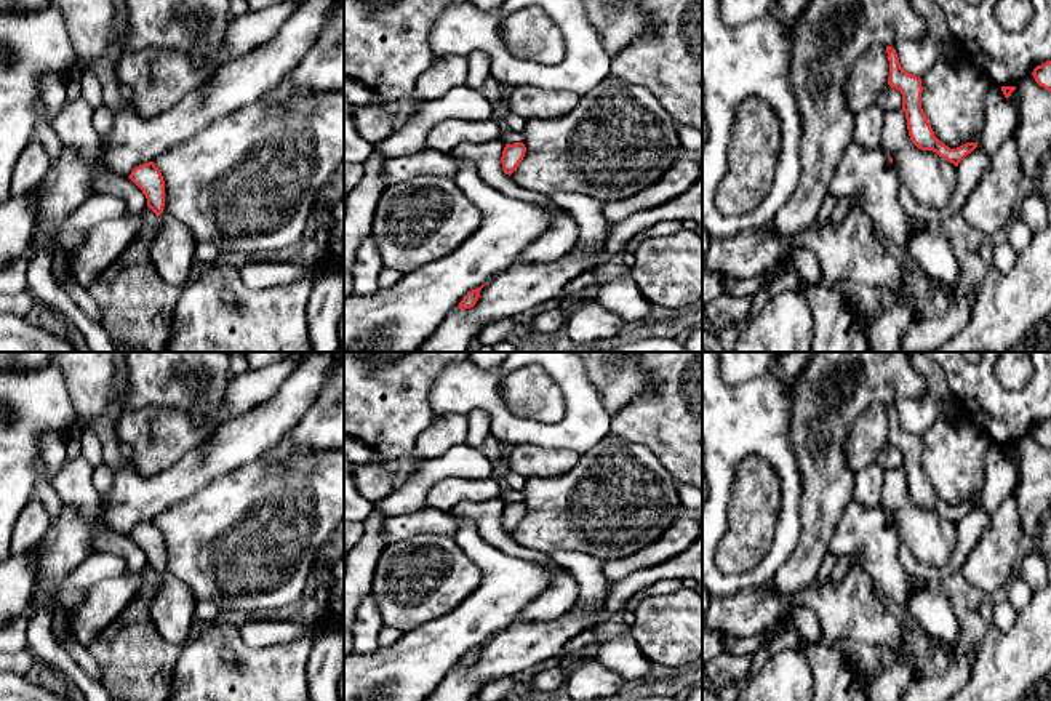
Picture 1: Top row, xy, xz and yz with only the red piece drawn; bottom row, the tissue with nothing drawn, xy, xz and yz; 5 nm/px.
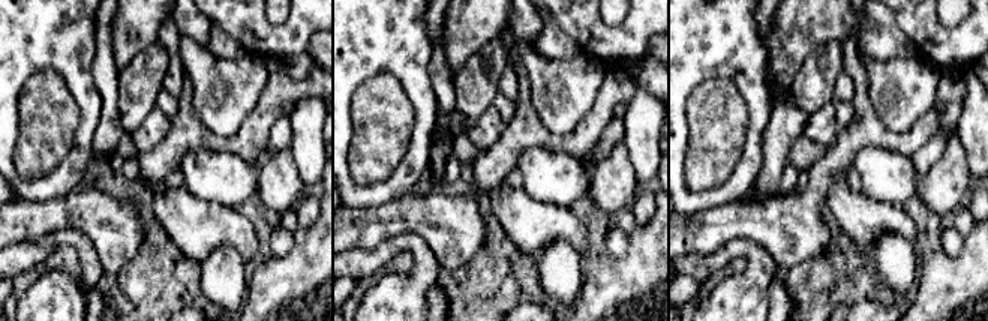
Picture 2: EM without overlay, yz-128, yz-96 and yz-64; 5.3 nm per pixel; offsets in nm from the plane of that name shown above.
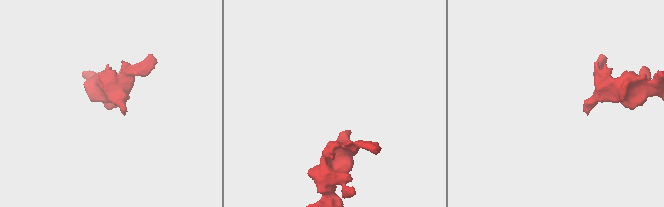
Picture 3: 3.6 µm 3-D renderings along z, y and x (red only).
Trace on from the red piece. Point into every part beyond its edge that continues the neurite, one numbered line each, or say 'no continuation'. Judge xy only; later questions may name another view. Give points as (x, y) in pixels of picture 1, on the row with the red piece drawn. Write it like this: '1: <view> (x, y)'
1: xy (173, 250)

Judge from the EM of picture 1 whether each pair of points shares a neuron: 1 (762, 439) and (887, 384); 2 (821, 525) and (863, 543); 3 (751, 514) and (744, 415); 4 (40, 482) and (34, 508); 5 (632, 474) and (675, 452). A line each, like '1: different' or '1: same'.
1: different
2: different
3: different
4: different
5: different

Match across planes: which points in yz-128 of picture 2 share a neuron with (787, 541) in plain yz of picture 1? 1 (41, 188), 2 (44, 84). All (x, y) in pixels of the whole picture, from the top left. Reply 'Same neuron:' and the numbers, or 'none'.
Same neuron: 1

